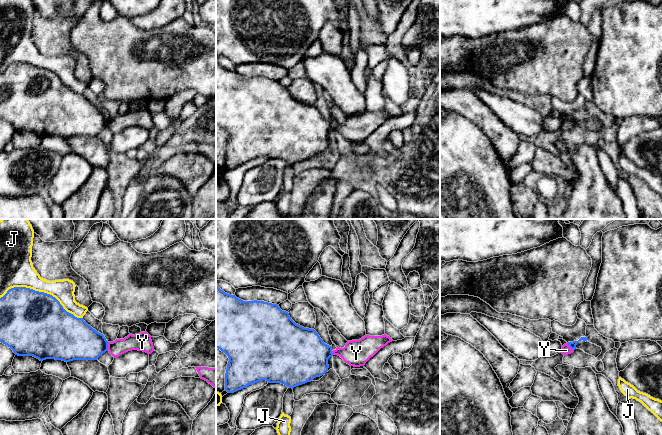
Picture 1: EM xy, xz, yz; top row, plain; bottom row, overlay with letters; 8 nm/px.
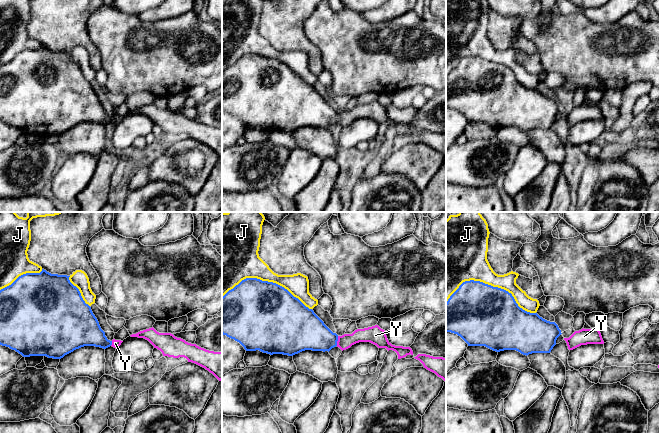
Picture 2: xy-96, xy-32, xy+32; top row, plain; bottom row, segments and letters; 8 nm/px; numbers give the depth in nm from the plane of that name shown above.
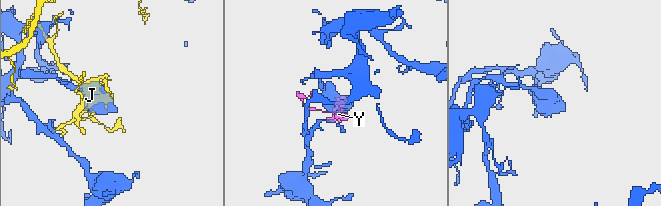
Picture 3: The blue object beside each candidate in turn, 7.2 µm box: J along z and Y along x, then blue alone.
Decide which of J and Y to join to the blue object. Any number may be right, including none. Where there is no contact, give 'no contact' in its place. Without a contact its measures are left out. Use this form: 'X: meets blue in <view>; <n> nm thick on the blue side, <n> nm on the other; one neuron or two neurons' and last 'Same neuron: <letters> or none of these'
J: meets blue in xy; 500 nm thick on the blue side, 240 nm on the other; two neurons
Y: meets blue in yz; 60 nm thick on the blue side, 70 nm on the other; one neuron
Same neuron: Y

